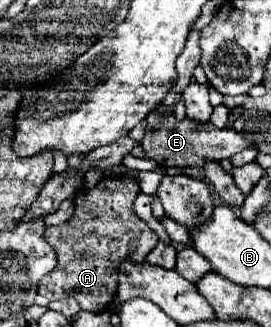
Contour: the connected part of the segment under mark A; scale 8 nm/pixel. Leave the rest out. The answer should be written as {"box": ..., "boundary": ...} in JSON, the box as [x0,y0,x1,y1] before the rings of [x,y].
{"box":[39,176,159,309],"boundary":[[[112,176],[101,179],[95,187],[81,187],[75,195],[75,213],[59,227],[45,229],[45,241],[57,251],[57,269],[43,277],[39,295],[49,301],[75,297],[81,309],[107,309],[117,291],[117,269],[121,259],[145,261],[159,237],[133,211],[133,201],[139,195],[139,185],[129,177]]]}

